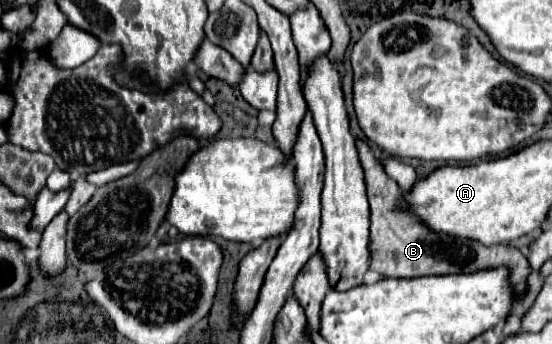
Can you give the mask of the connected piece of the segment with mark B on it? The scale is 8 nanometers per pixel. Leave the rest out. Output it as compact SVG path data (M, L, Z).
M356 141L360 153L360 165L364 169L366 193L372 211L370 227L370 251L372 263L370 269L382 277L422 277L422 275L446 275L446 273L474 273L480 269L492 269L506 265L510 267L510 279L520 285L530 273L526 257L508 245L482 245L478 241L466 241L462 237L450 237L446 233L434 233L422 221L416 221L416 215L410 207L402 203L402 191L396 181L392 181L380 159L364 141Z

